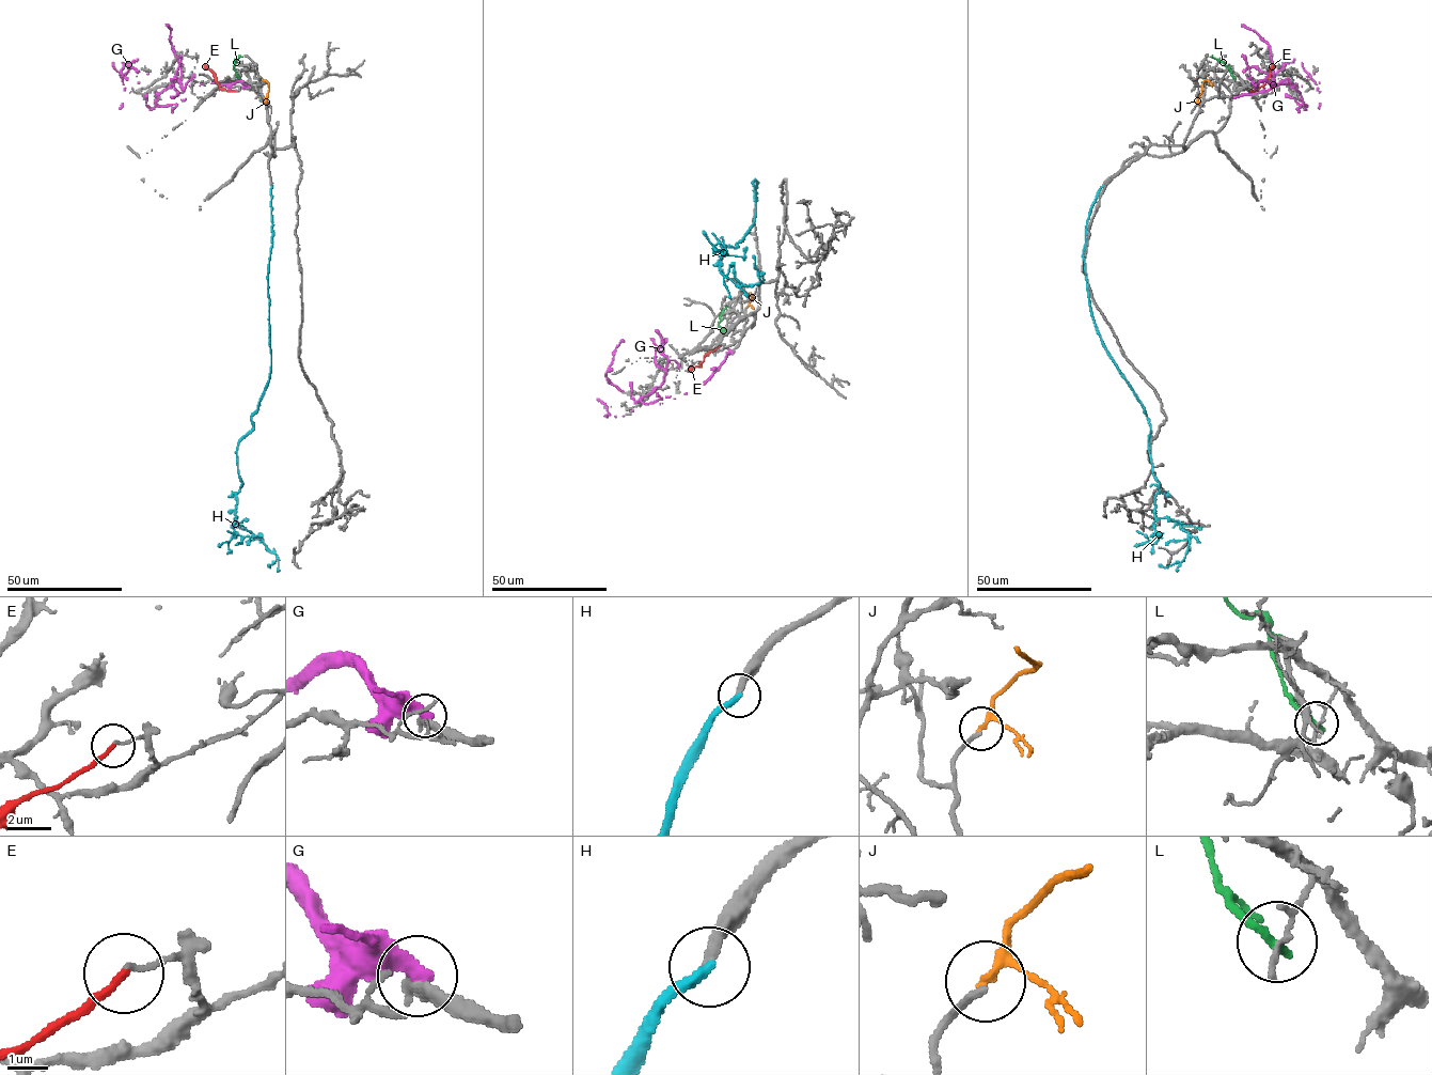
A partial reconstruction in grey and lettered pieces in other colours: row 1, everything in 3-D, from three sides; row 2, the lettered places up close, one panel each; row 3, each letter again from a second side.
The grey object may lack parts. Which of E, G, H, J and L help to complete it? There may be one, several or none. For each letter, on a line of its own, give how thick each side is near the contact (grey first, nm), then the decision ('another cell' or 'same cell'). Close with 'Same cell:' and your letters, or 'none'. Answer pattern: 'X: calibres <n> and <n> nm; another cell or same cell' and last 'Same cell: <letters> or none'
E: calibres 140 and 220 nm; another cell
G: calibres 380 and 420 nm; another cell
H: calibres 340 and 280 nm; same cell
J: calibres 180 and 190 nm; another cell
L: calibres 180 and 240 nm; another cell
Same cell: H

